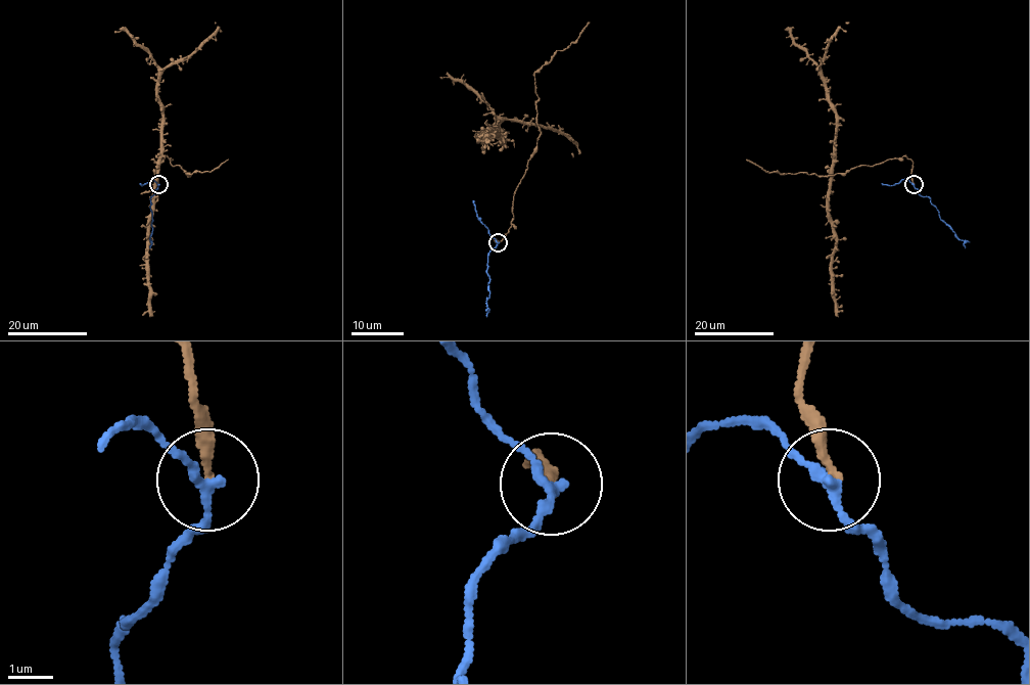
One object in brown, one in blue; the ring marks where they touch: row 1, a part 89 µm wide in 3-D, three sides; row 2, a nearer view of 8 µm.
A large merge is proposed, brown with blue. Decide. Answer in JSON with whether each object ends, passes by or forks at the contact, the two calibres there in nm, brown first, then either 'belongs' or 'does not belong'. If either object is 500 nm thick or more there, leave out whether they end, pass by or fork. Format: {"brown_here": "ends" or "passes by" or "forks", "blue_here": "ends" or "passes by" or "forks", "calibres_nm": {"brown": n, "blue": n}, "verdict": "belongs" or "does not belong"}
{"brown_here": "ends", "blue_here": "passes by", "calibres_nm": {"brown": 240, "blue": 200}, "verdict": "does not belong"}

